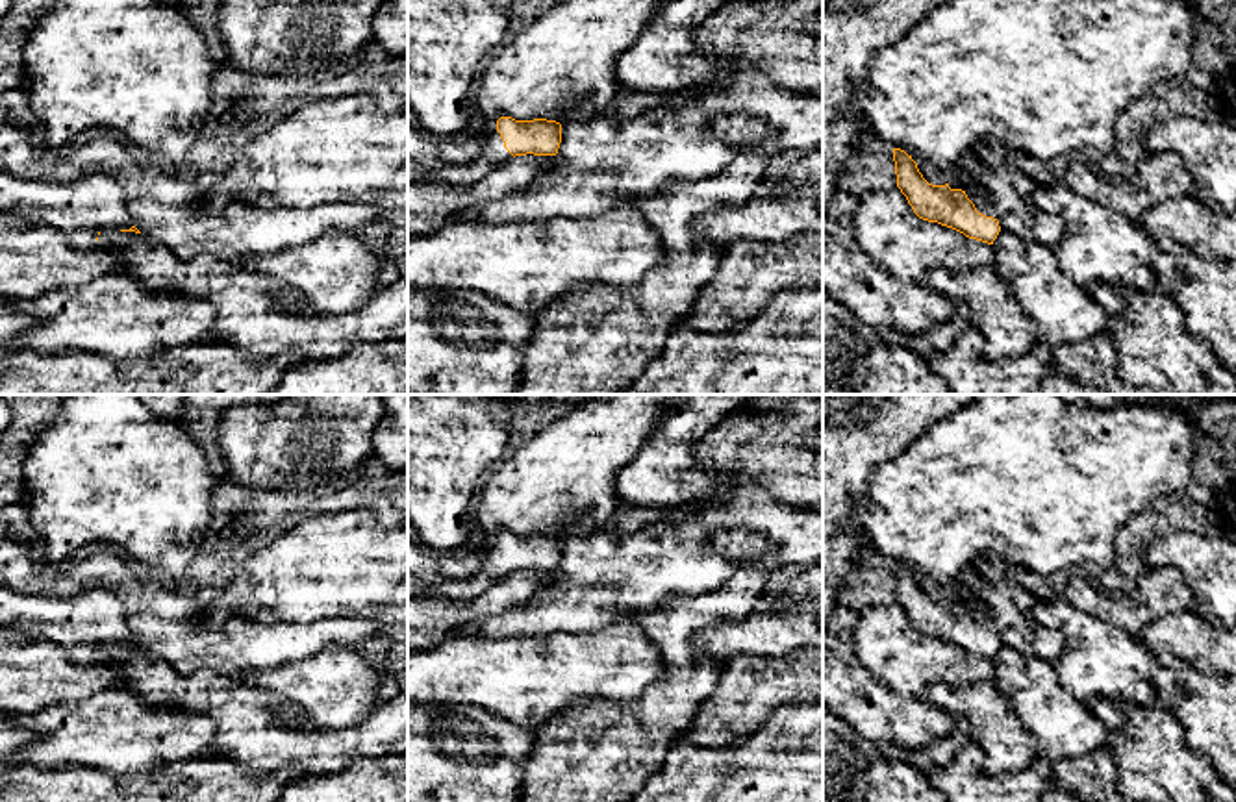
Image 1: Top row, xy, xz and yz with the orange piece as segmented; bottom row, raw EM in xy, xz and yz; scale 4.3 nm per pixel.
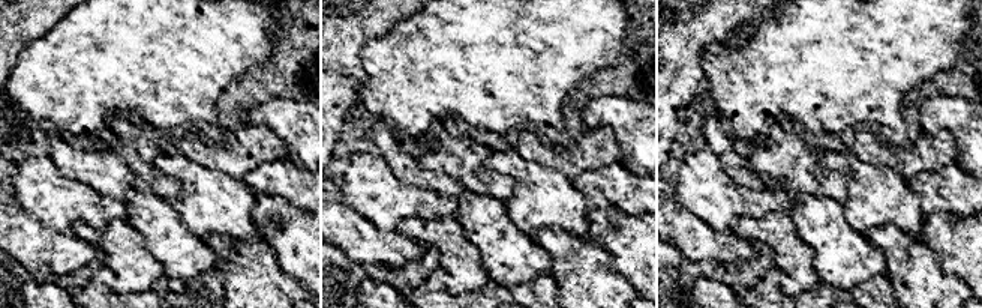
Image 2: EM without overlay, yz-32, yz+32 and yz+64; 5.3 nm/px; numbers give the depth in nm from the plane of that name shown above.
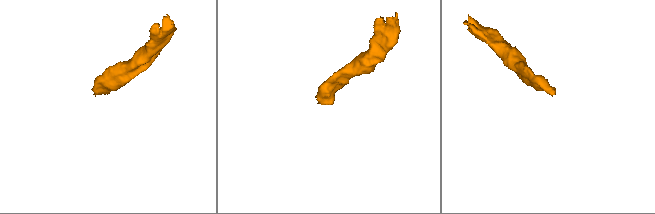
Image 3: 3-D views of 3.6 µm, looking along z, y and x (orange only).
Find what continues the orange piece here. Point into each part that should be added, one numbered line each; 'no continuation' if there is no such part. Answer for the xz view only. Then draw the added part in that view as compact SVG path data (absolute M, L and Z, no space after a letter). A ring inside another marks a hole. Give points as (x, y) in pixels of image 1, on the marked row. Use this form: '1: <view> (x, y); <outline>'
1: xz (493, 154); M495 130L482 141L482 150L473 163L445 165L441 182L467 185L482 180L513 156L504 148L500 133Z

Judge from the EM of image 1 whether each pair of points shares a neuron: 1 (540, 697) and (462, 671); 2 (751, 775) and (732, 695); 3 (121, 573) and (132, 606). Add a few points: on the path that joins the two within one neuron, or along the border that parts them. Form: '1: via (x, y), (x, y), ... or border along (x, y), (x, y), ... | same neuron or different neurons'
1: via (521, 691), (508, 678), (480, 673) | same neuron
2: border along (738, 743), (695, 747) | different neurons
3: via (125, 580), (132, 588), (132, 599) | same neuron

